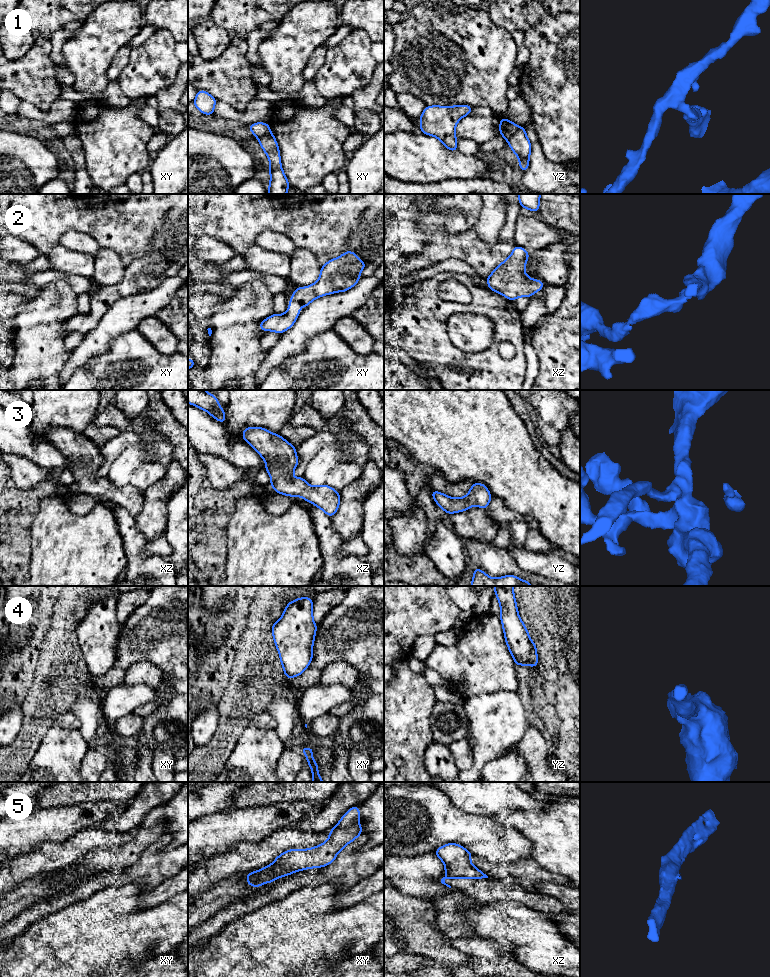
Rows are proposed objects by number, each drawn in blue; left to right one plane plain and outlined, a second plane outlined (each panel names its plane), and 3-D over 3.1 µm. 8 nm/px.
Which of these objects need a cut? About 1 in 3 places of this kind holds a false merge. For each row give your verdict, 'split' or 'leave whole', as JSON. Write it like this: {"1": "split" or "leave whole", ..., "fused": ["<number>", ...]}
{"1": "split", "2": "leave whole", "3": "leave whole", "4": "leave whole", "5": "split", "fused": ["1", "5"]}

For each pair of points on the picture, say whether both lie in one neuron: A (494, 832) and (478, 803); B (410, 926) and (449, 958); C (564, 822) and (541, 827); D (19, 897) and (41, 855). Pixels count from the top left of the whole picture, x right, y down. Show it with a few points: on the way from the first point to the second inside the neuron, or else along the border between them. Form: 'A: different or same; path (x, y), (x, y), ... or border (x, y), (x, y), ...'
A: different; border (470, 813), (489, 816)
B: same; path (420, 935), (439, 948)
C: same; path (558, 827), (547, 827)
D: different; border (49, 874), (41, 878), (28, 879), (10, 890)

